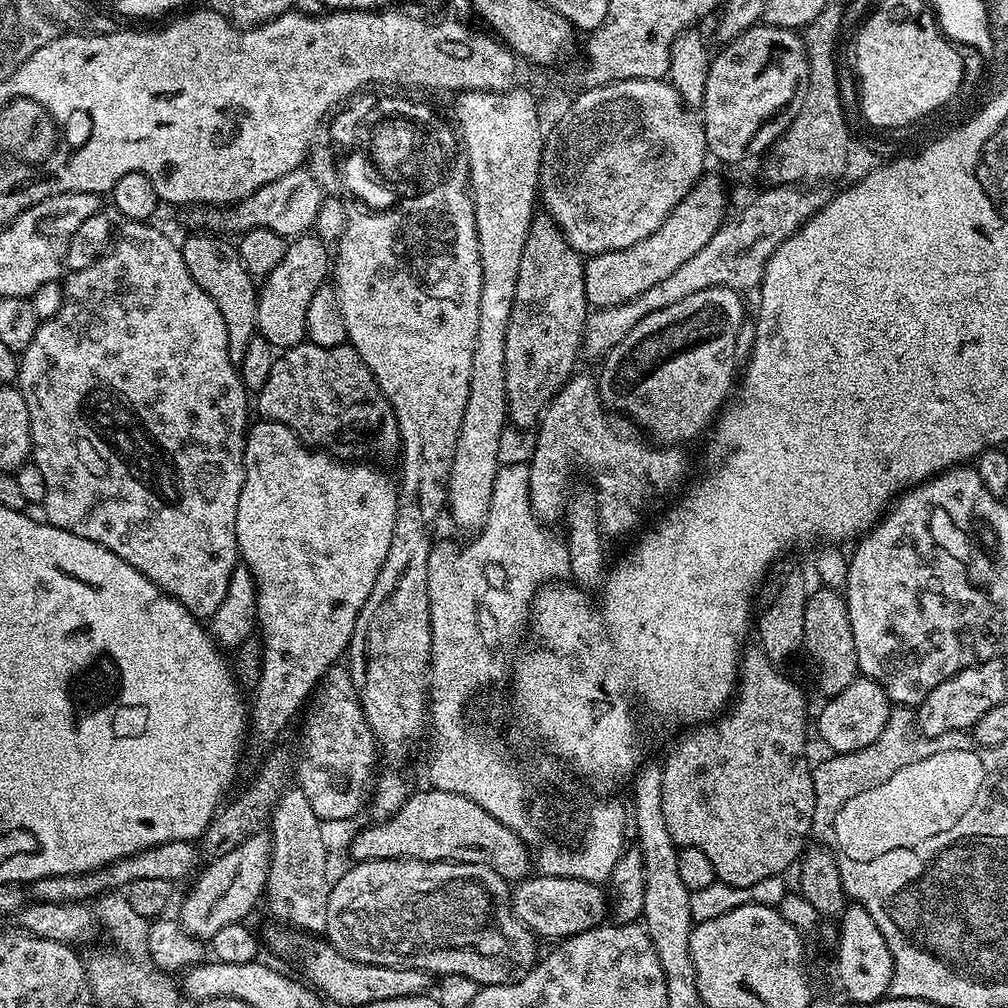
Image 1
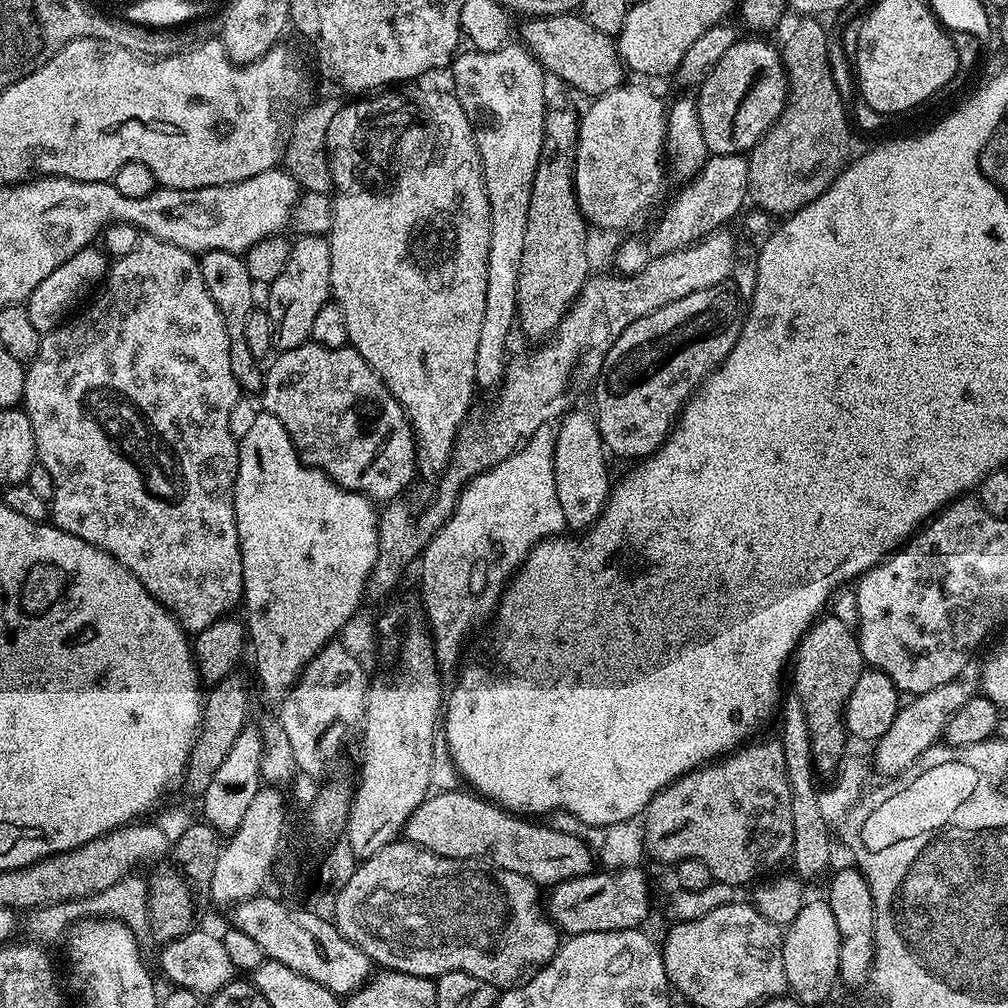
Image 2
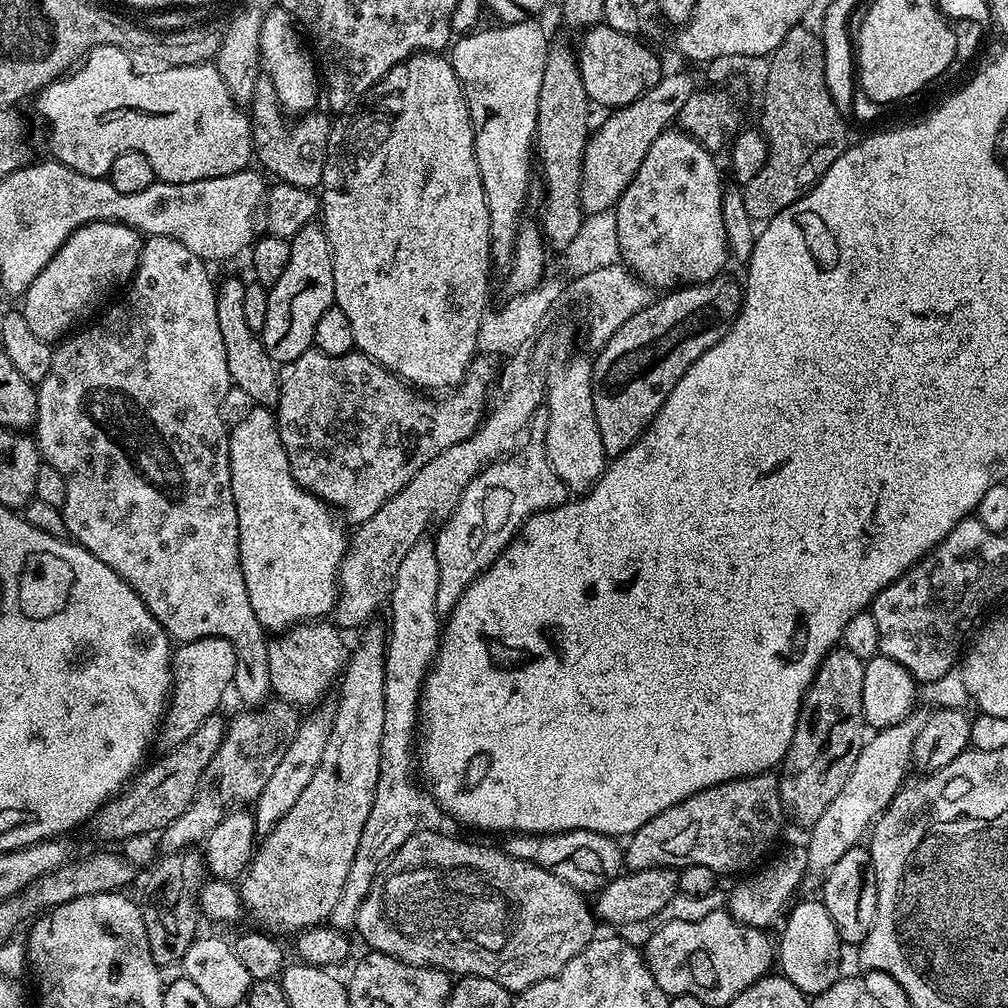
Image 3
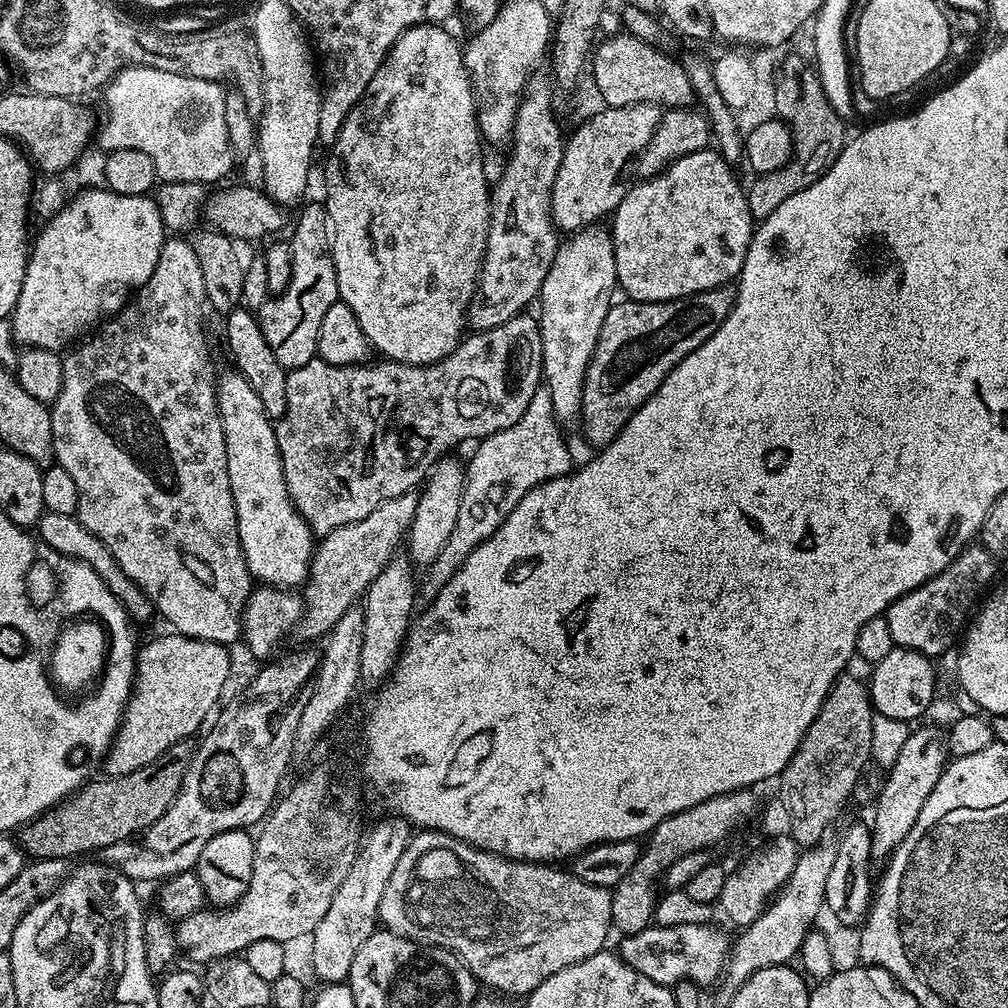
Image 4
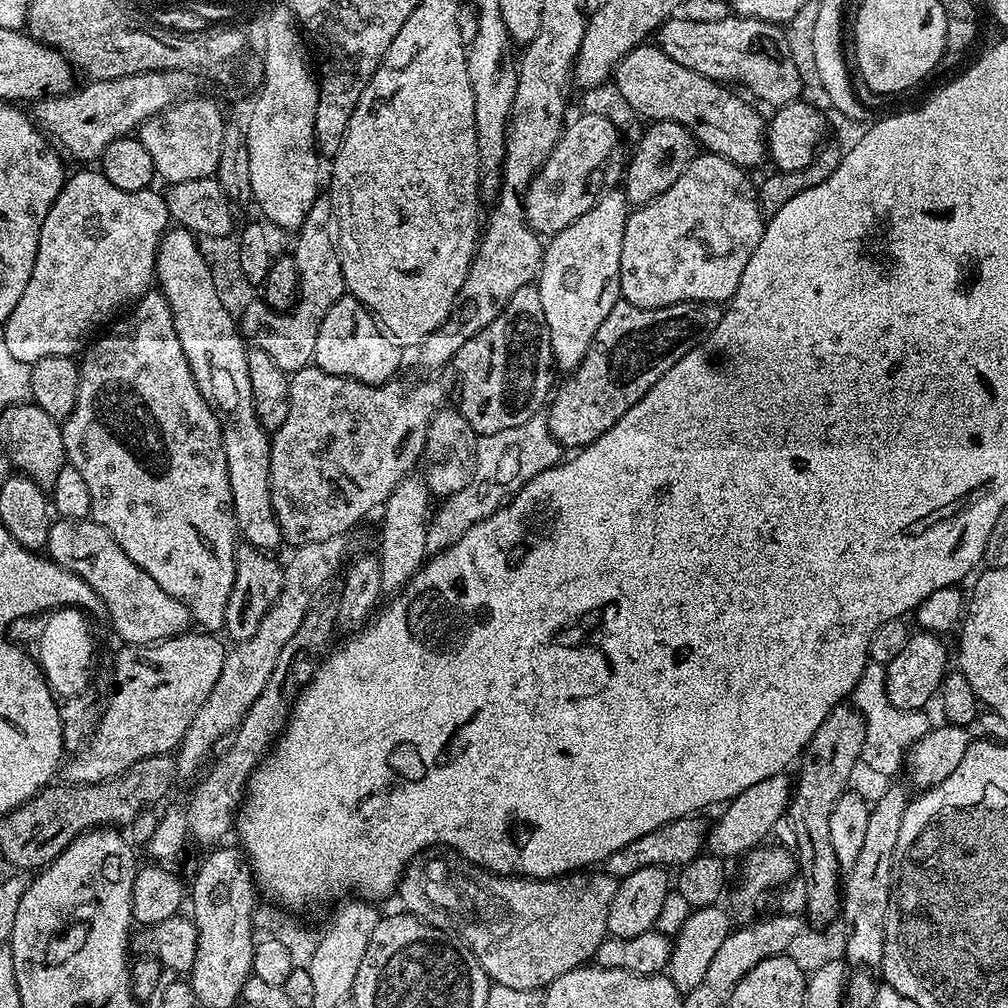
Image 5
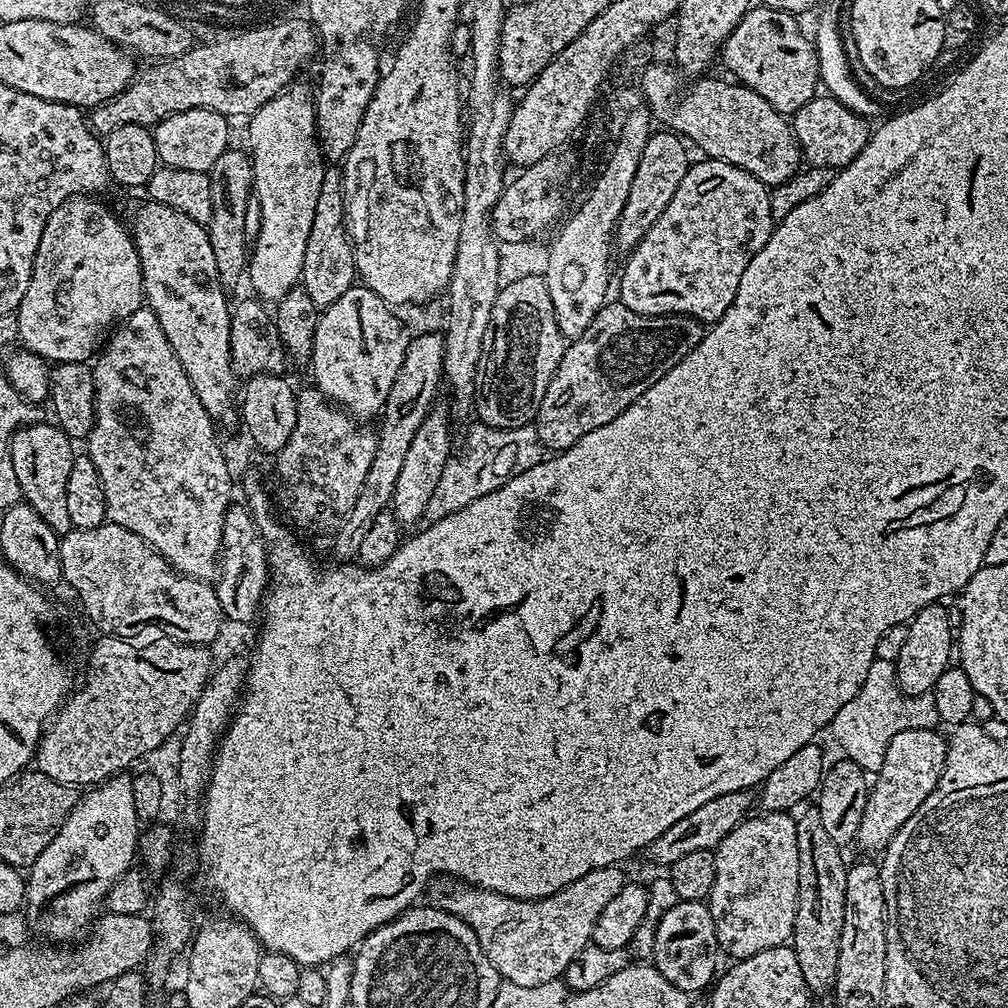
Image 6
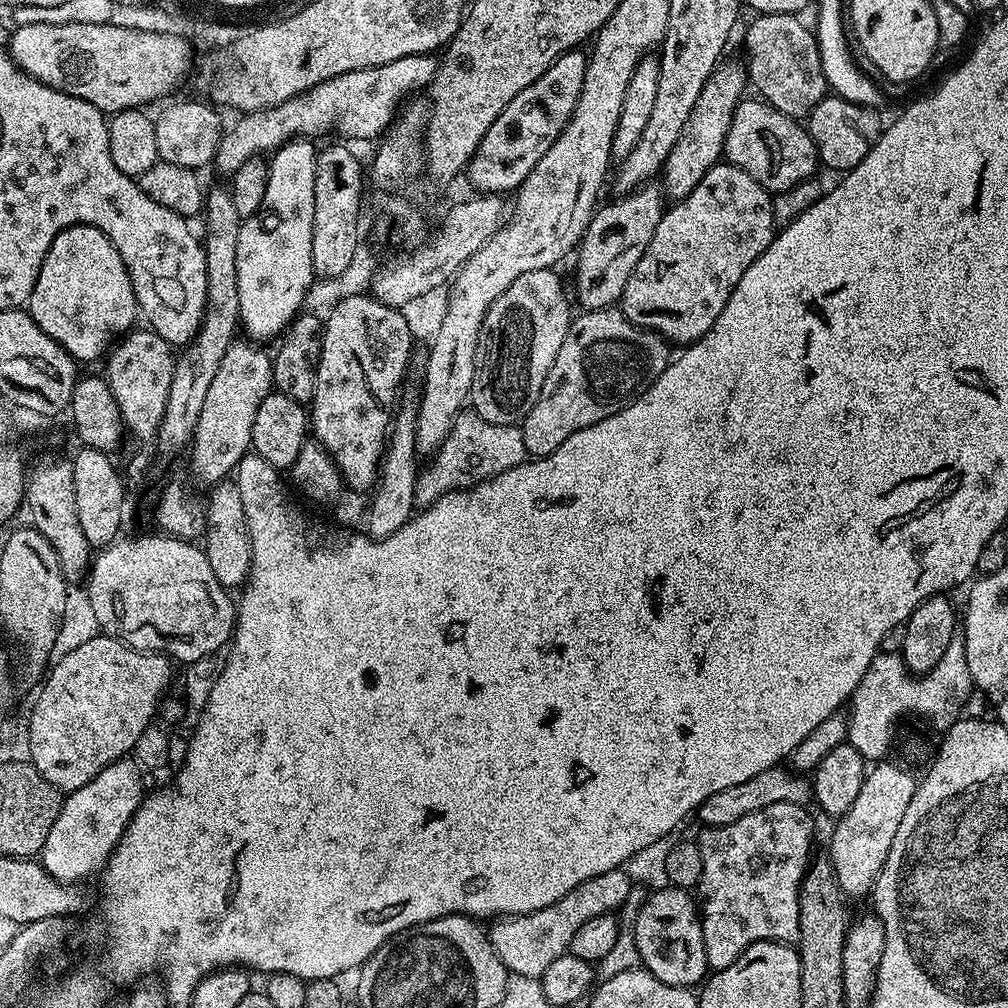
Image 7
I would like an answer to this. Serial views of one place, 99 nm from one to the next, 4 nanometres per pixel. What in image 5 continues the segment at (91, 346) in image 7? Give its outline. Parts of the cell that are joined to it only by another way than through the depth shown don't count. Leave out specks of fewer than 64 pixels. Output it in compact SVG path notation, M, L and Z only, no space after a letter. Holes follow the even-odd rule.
M99 170L76 172L73 176L71 173L65 179L58 198L42 222L34 274L30 274L30 282L26 282L26 290L22 290L22 298L18 298L18 306L14 306L14 314L10 314L2 326L2 338L18 362L31 365L38 362L38 358L75 357L89 343L91 332L99 324L107 325L117 313L149 291L156 274L156 251L170 224L164 192L156 191L155 187L133 192L118 190Z

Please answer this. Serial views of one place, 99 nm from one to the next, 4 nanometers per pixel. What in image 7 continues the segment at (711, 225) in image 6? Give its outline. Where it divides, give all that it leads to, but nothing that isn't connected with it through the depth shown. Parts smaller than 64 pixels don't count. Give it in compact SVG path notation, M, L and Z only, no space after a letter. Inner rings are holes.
M721 162L714 165L702 182L698 182L686 198L675 201L658 222L658 230L654 230L654 238L650 238L650 246L646 246L646 254L642 254L638 266L634 266L634 274L630 274L630 282L626 282L622 297L626 318L639 328L658 333L673 345L687 346L693 340L700 340L710 326L718 322L718 314L726 310L734 286L738 286L742 274L750 270L754 258L761 256L766 246L770 246L773 235L770 193L750 178L750 174L733 164Z

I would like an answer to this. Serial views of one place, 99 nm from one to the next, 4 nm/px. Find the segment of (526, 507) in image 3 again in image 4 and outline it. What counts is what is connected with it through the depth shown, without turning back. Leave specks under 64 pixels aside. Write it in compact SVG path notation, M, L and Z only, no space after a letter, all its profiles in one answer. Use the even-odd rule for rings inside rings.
M542 386L534 390L534 398L530 398L526 414L522 414L514 426L485 436L475 445L476 453L472 461L466 464L466 483L462 506L458 510L458 522L454 522L454 530L446 546L442 546L438 558L430 566L436 582L450 579L470 553L486 542L486 538L490 538L494 530L502 526L502 522L506 522L508 515L531 488L573 471L572 456L568 453L568 444L560 428L562 424L554 414L550 390Z

